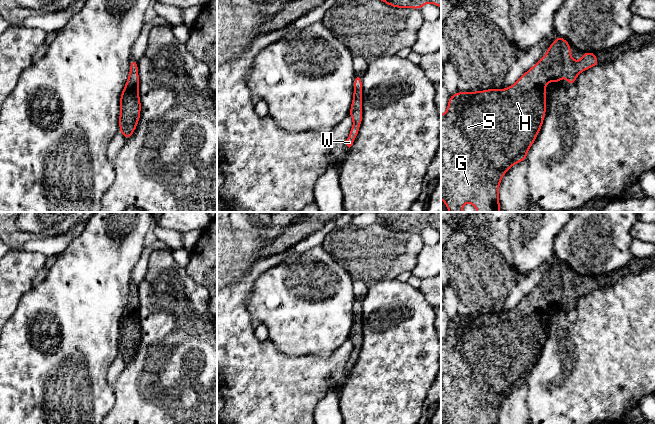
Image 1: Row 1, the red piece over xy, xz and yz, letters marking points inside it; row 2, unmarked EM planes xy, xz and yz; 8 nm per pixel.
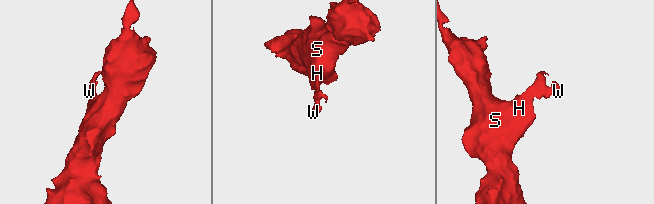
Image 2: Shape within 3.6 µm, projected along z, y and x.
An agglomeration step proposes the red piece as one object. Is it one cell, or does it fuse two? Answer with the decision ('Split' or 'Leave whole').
Leave whole

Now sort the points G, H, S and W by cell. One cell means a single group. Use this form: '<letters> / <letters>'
G H S W

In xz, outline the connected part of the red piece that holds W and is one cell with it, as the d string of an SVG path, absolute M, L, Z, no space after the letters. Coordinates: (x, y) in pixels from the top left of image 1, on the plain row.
M355 299L354 300L354 315L353 315L353 324L350 331L349 339L353 344L353 349L350 354L349 360L346 364L346 369L350 372L358 357L359 352L363 343L363 336L362 336L362 300Z

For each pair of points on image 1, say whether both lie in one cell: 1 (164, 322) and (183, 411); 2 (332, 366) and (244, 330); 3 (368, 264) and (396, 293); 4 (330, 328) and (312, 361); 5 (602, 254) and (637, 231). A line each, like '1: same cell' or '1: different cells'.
1: same cell
2: same cell
3: different cells
4: different cells
5: different cells

